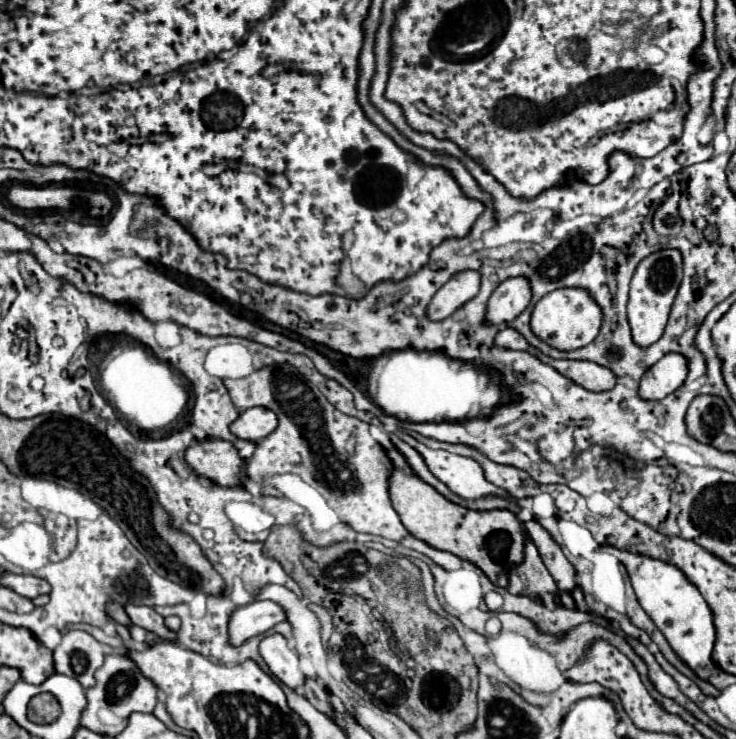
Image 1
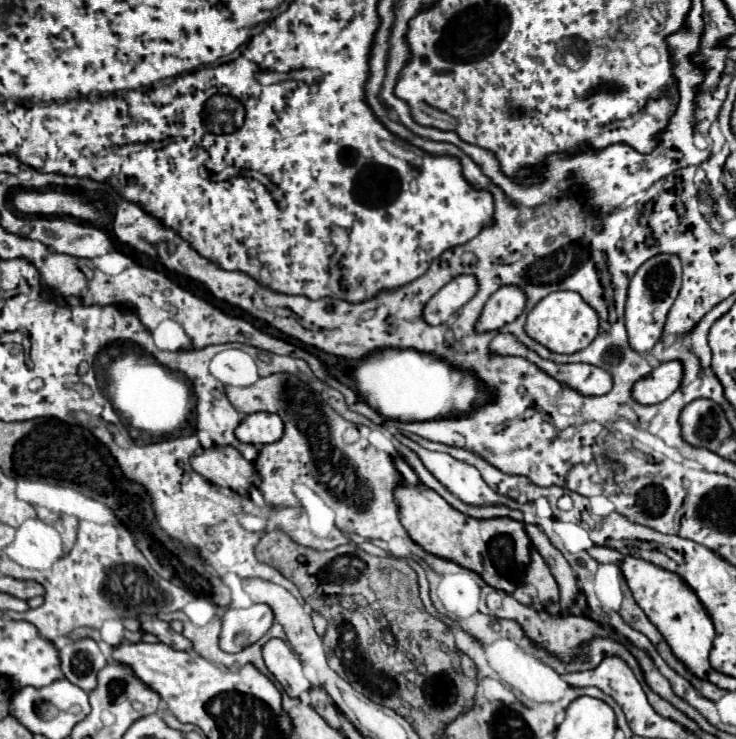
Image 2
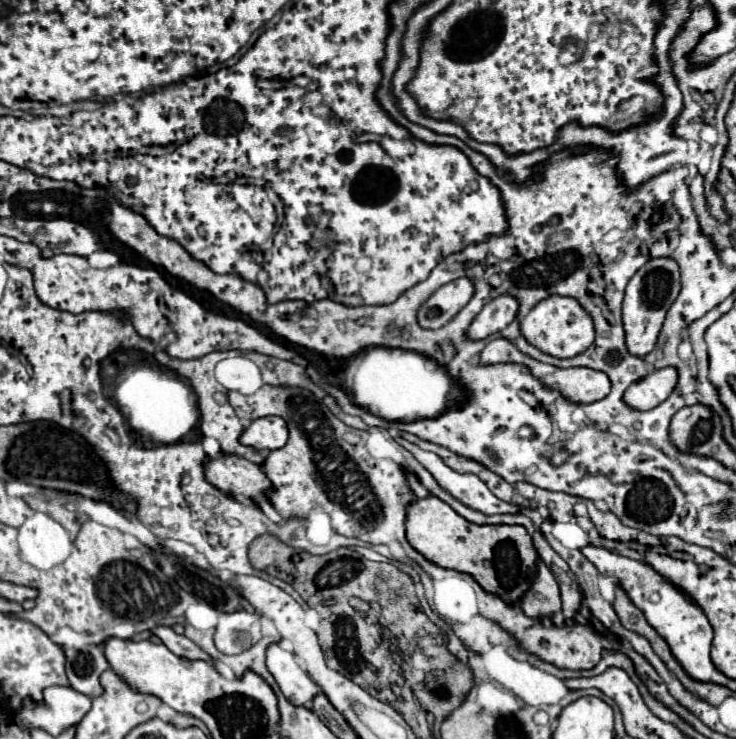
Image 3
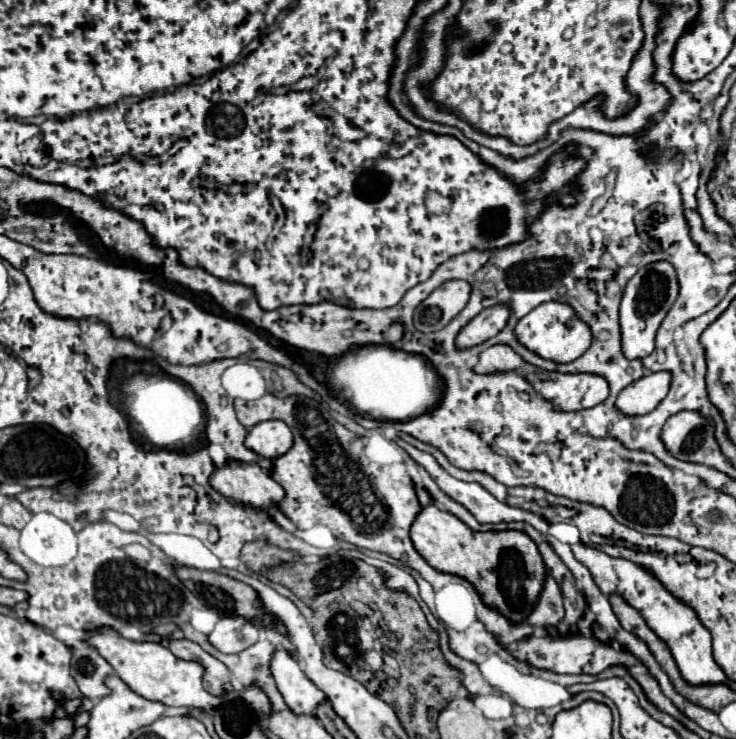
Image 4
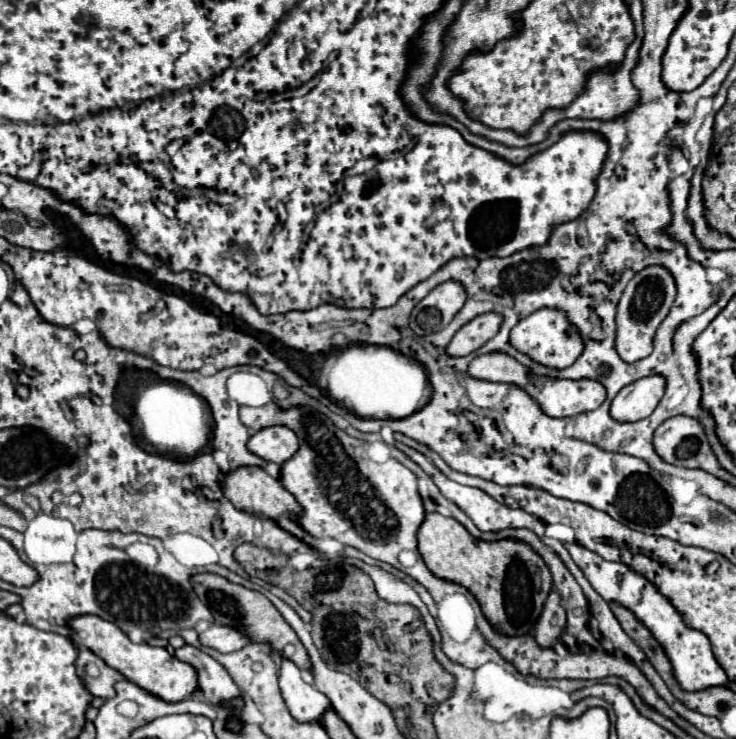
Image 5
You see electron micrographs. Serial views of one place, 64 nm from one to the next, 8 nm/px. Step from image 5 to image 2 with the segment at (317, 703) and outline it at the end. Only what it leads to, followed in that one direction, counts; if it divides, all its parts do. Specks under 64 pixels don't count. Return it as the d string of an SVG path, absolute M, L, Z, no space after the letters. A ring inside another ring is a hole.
M272 638L262 646L262 656L268 670L282 684L282 688L292 696L300 698L302 692L310 690L310 682L306 680L298 656L288 648L288 644L280 638Z

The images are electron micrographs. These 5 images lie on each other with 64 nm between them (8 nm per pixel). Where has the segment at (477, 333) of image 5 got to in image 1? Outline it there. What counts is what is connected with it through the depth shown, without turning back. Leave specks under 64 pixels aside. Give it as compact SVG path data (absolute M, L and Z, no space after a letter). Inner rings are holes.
M524 276L504 280L488 300L488 322L502 324L512 322L530 304L532 290Z

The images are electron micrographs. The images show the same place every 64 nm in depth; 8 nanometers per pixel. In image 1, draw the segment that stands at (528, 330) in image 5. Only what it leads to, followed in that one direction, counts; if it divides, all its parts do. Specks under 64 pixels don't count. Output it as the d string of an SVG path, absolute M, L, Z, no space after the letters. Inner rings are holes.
M558 288L546 294L532 312L532 332L558 350L576 350L590 344L602 326L602 310L584 288Z

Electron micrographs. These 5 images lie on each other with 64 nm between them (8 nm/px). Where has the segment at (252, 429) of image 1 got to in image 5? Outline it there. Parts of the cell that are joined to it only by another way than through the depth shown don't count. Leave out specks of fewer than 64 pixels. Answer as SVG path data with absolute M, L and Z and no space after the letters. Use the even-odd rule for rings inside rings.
M268 426L258 430L254 436L250 436L248 450L268 462L284 464L296 454L298 438L290 428Z

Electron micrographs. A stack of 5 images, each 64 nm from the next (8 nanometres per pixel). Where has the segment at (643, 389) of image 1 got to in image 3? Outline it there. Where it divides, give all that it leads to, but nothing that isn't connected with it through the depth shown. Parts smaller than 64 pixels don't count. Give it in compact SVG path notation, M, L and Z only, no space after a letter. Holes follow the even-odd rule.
M668 366L654 370L626 390L624 402L636 410L652 410L672 394L676 382L678 382L676 368Z

